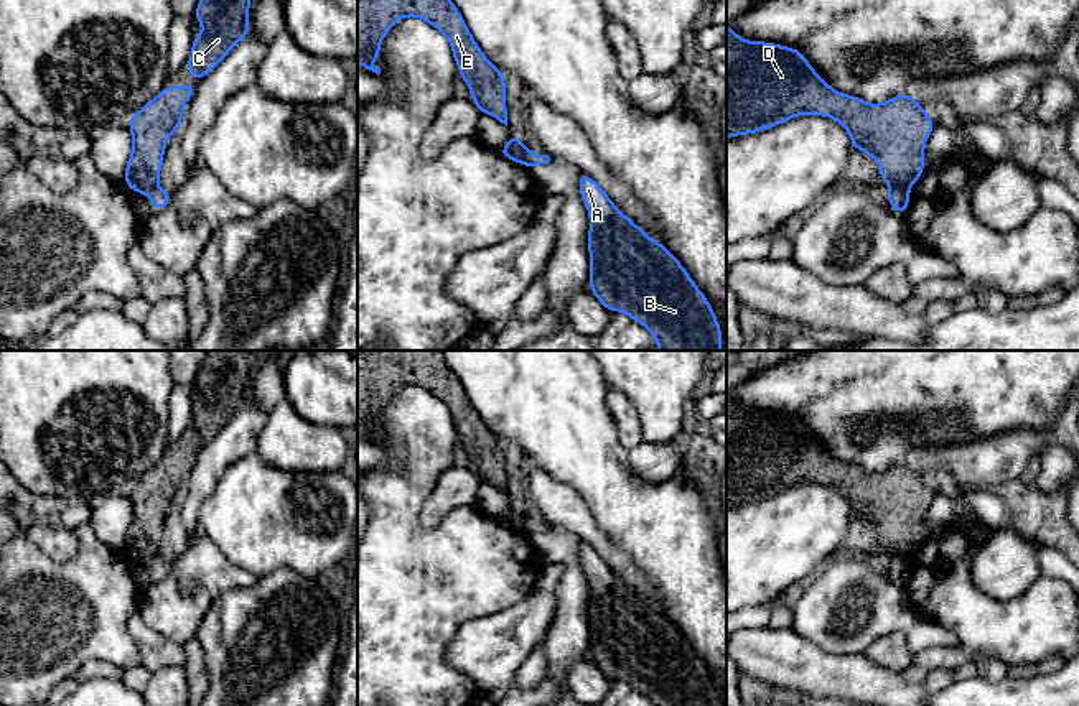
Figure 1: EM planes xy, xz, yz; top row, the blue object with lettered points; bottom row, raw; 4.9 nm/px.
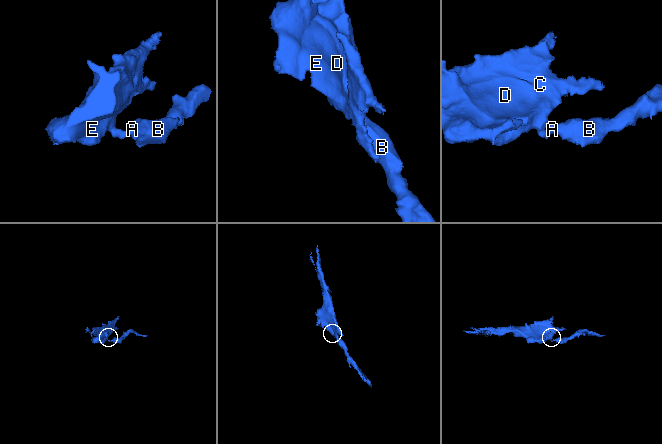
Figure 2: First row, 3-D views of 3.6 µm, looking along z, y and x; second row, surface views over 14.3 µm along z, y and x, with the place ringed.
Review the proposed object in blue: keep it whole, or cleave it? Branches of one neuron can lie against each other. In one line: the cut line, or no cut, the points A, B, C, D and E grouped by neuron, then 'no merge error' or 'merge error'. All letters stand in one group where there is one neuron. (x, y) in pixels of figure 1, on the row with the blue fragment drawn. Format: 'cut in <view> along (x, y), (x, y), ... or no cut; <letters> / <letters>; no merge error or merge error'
cut in xz along (523, 148), (527, 165); A B / C D E; merge error

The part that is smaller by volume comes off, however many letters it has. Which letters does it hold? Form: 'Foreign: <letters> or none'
Foreign: A, B

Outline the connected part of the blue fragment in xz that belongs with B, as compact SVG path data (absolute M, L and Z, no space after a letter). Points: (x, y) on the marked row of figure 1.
M582 173L578 189L590 214L590 290L596 300L642 324L659 351L722 351L718 319L680 262L624 216L593 178Z

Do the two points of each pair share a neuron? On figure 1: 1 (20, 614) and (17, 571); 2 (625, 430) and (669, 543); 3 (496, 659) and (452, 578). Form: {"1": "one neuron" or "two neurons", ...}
{"1": "one neuron", "2": "two neurons", "3": "two neurons"}

